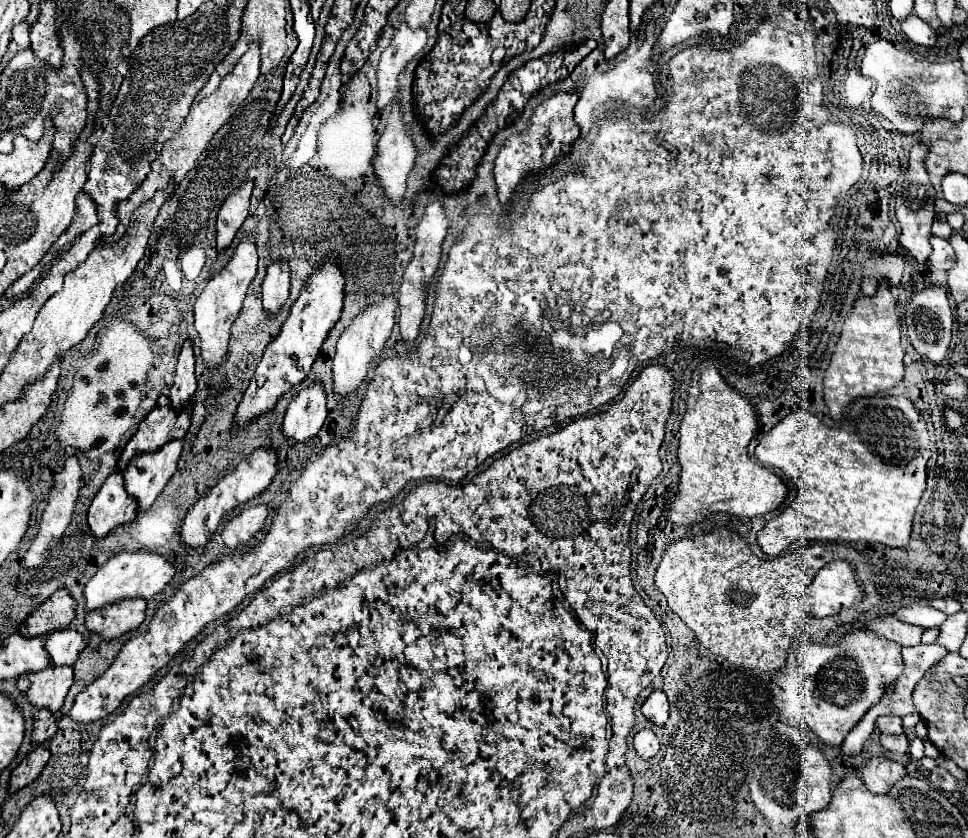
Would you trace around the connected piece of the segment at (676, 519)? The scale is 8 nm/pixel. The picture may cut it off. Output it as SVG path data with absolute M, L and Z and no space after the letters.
M701 362L691 378L691 384L687 388L687 412L681 420L681 440L679 440L679 464L681 464L681 474L679 474L679 486L677 486L677 500L665 506L663 516L679 526L691 526L695 522L705 520L711 514L733 514L739 518L753 518L759 514L767 514L775 510L785 494L787 488L781 482L779 476L769 472L767 468L751 462L747 454L747 446L753 438L753 432L757 428L757 414L753 406L741 398L717 372L717 368L711 362Z

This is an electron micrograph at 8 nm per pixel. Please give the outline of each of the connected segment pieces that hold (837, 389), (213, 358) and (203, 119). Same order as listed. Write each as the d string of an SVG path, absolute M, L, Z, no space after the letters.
M887 280L879 282L875 296L859 296L851 314L845 318L837 348L831 356L823 380L823 398L833 420L841 420L843 408L855 398L873 396L889 390L903 380L903 348L901 348L899 316L895 314L895 298L889 292Z
M247 234L235 248L231 260L227 262L227 266L217 274L213 276L205 290L199 294L195 306L193 306L193 312L195 312L195 328L201 336L201 356L205 360L205 364L209 368L215 368L219 366L219 362L223 360L223 356L227 354L227 344L229 344L229 330L231 330L231 324L235 322L241 306L243 306L243 300L245 300L245 294L247 294L247 288L249 284L253 282L255 278L255 272L257 272L257 246L255 246L255 238L253 234Z
M251 42L249 44L249 50L239 58L239 62L235 64L233 72L227 74L219 88L211 94L211 96L205 96L203 100L199 102L193 102L191 104L191 110L189 110L189 116L185 118L183 126L175 132L175 136L163 144L161 148L161 154L157 156L157 160L151 162L151 172L149 176L143 180L143 184L133 192L131 198L123 200L117 204L117 214L119 214L119 228L117 232L111 236L111 238L103 238L103 242L113 242L115 238L119 238L123 234L123 230L127 228L127 222L133 214L133 210L137 206L141 206L143 202L147 202L149 198L153 198L153 194L159 190L159 188L165 188L167 182L171 180L171 176L175 176L177 182L181 182L187 175L187 172L193 168L196 164L196 160L199 159L199 154L205 151L207 144L209 144L211 138L217 133L217 130L231 118L231 114L237 110L237 106L247 98L247 94L251 92L253 84L257 82L259 78L259 68L261 68L261 58L259 58L259 44L257 42Z

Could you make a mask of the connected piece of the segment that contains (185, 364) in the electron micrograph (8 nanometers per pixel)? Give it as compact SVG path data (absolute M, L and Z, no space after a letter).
M185 340L179 352L177 370L175 370L175 382L171 386L171 404L175 408L183 408L193 398L193 392L197 390L195 380L195 356L193 356L193 342Z

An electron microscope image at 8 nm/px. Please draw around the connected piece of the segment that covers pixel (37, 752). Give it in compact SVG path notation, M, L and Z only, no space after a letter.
M39 746L39 748L35 748L33 752L29 752L29 754L23 758L23 762L13 770L11 782L9 782L9 790L11 790L11 792L17 792L19 788L31 784L31 782L41 774L41 770L45 768L49 756L51 756L51 752L49 752L49 748L45 748L45 746Z

